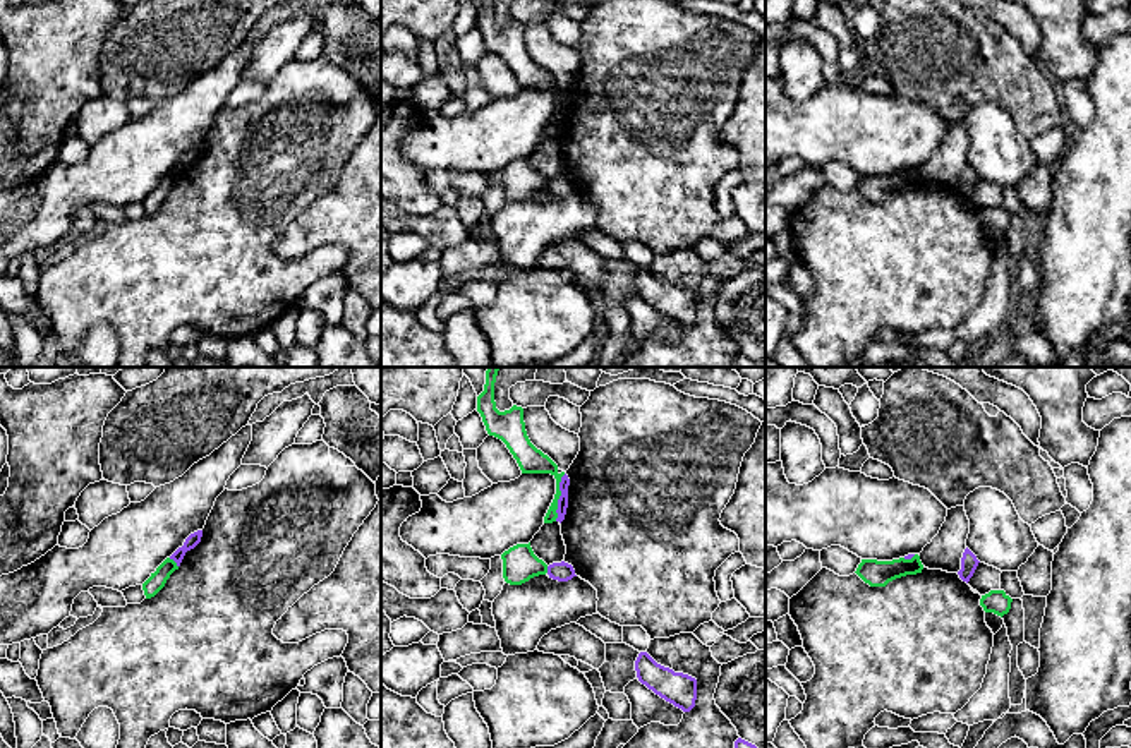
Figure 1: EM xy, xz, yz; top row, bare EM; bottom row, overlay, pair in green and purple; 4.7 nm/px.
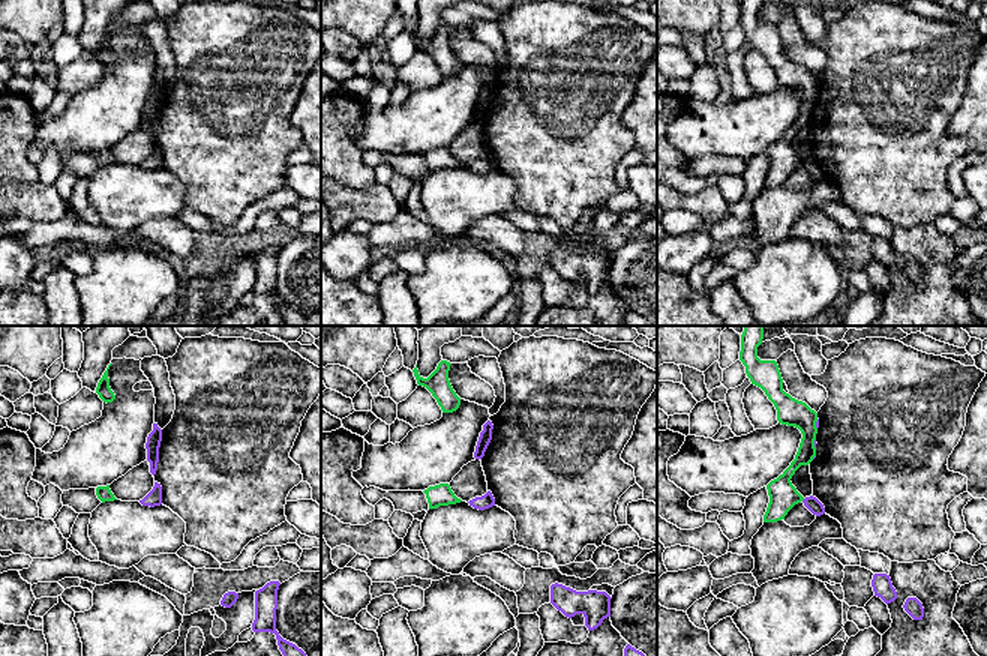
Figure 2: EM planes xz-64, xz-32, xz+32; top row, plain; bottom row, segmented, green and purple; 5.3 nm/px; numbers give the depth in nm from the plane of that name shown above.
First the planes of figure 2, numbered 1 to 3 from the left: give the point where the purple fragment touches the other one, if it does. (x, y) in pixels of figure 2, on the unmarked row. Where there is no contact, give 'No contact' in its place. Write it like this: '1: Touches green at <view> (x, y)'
1: No contact
2: No contact
3: Touches green at xz+32 (815, 87)

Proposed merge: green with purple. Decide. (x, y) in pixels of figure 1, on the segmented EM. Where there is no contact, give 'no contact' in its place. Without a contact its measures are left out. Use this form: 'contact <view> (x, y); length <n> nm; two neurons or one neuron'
contact xz (558, 498); length 220 nm; two neurons

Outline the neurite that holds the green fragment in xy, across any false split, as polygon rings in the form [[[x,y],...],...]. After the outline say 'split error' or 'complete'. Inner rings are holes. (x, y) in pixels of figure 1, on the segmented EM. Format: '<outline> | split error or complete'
[[[166,558],[154,573],[142,583],[142,590],[146,599],[154,597],[166,583],[170,575],[178,570],[177,563],[170,558]]] | complete

